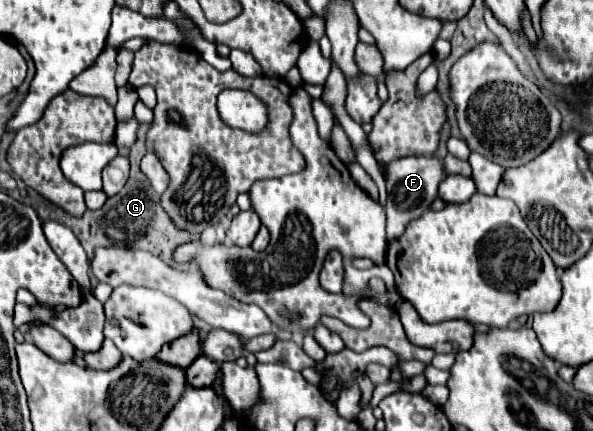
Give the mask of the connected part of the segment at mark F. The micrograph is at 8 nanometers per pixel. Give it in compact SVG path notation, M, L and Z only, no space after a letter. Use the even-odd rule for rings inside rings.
M407 156L401 160L393 160L387 170L385 170L385 182L387 182L387 238L389 240L397 240L407 224L419 216L423 216L423 212L429 210L429 206L433 204L433 200L437 198L437 190L441 180L447 176L447 172L443 172L443 162L437 160L435 156Z

